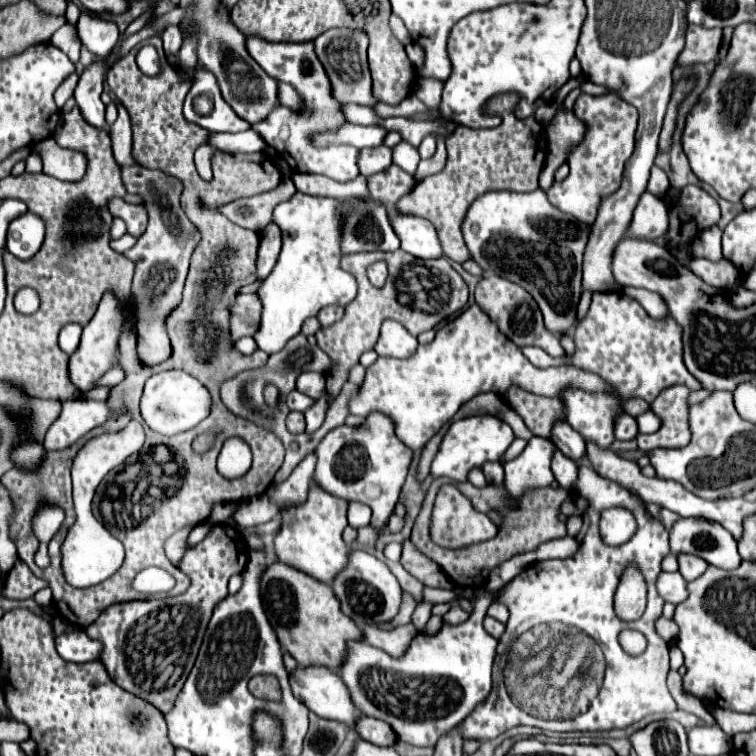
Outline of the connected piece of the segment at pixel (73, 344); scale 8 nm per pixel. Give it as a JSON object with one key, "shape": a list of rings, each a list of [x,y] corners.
{"shape":[[[66,325],[66,327],[60,331],[60,349],[70,355],[70,353],[78,347],[80,333],[82,333],[82,327],[80,327],[80,325]]]}

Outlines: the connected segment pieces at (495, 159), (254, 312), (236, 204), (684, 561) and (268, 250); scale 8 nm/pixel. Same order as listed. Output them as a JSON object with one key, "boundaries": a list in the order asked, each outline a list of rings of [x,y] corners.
{"boundaries":[[[[502,95],[502,97],[506,97],[506,113],[504,113],[502,123],[494,129],[468,129],[468,127],[460,125],[454,133],[450,133],[446,137],[446,149],[448,149],[446,167],[440,173],[430,175],[424,181],[420,181],[408,195],[402,195],[402,199],[398,199],[398,203],[396,203],[398,211],[420,215],[420,217],[428,219],[436,227],[438,239],[442,241],[444,255],[452,261],[458,261],[458,263],[464,263],[466,259],[470,259],[470,251],[464,243],[460,223],[476,197],[480,197],[488,191],[504,191],[506,189],[506,191],[530,193],[530,191],[538,189],[536,175],[534,175],[534,133],[530,133],[530,119],[516,119],[514,117],[514,113],[512,113],[512,109],[516,105],[514,95]]],[[[258,293],[238,295],[232,307],[232,335],[242,335],[242,329],[252,329],[250,335],[260,327],[260,311],[262,303]]],[[[282,177],[280,187],[266,191],[266,193],[252,195],[252,197],[242,197],[242,199],[230,201],[230,203],[218,207],[218,211],[240,227],[262,231],[272,221],[274,207],[278,203],[290,199],[294,193],[296,193],[296,187],[294,187],[292,179]]],[[[682,553],[682,555],[676,555],[678,557],[678,565],[680,565],[680,573],[682,573],[682,577],[686,579],[686,581],[692,581],[692,579],[698,579],[704,571],[706,571],[706,567],[708,567],[708,563],[704,561],[704,559],[700,559],[698,555],[690,555],[690,553]]],[[[270,223],[262,231],[262,241],[260,241],[260,251],[258,251],[258,279],[266,279],[270,271],[274,269],[278,255],[282,249],[282,235],[276,223]]]]}

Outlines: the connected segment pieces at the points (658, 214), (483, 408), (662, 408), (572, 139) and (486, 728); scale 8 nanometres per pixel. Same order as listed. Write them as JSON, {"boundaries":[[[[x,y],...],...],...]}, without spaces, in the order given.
{"boundaries":[[[[644,191],[634,209],[628,235],[652,241],[664,235],[666,229],[668,229],[668,211],[666,211],[664,201],[652,195],[650,191]]],[[[480,393],[476,397],[472,397],[470,401],[466,401],[460,411],[454,415],[454,419],[464,419],[464,417],[470,417],[470,415],[496,415],[498,419],[504,419],[516,437],[528,441],[532,439],[532,431],[524,425],[524,421],[520,419],[520,415],[508,407],[506,399],[500,395],[500,393]]],[[[670,387],[660,393],[660,397],[650,405],[660,417],[662,427],[652,435],[638,435],[638,447],[650,451],[656,447],[684,447],[690,439],[688,431],[688,387]]],[[[558,111],[556,117],[546,125],[548,135],[548,155],[544,161],[544,167],[538,177],[538,185],[542,191],[548,191],[554,183],[554,171],[566,161],[570,145],[576,145],[584,137],[584,123],[574,117],[574,113]]],[[[492,689],[492,693],[464,719],[460,729],[462,729],[464,739],[488,741],[516,725],[534,727],[534,721],[536,719],[532,715],[514,707],[506,691]]]]}

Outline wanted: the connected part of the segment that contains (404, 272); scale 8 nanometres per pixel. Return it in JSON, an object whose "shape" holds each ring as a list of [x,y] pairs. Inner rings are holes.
{"shape":[[[402,249],[392,251],[392,253],[376,253],[374,251],[374,253],[346,255],[346,257],[342,257],[340,267],[356,277],[358,295],[354,297],[352,303],[348,303],[344,307],[344,317],[340,321],[336,321],[330,327],[322,327],[314,335],[316,345],[320,349],[324,349],[336,363],[334,369],[326,375],[326,389],[332,395],[340,393],[342,385],[346,383],[348,369],[354,363],[358,363],[360,355],[364,351],[374,349],[378,335],[380,335],[380,325],[384,319],[394,319],[394,321],[402,323],[416,337],[428,329],[434,329],[442,319],[448,319],[450,315],[458,313],[468,301],[468,287],[466,287],[464,279],[452,269],[452,265],[448,263],[446,257],[432,259],[432,263],[428,267],[424,261],[404,253]],[[380,259],[386,259],[390,275],[388,275],[386,285],[382,289],[376,289],[370,285],[370,281],[366,277],[366,267]],[[436,269],[438,269],[438,275],[436,275]],[[422,293],[424,293],[424,299],[422,299],[422,309],[420,309],[414,303],[416,303],[418,295],[422,295]]]}

